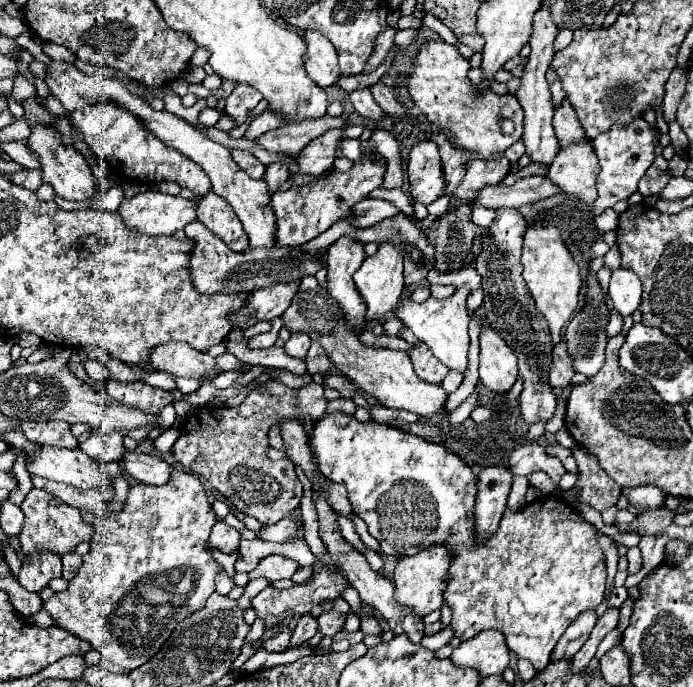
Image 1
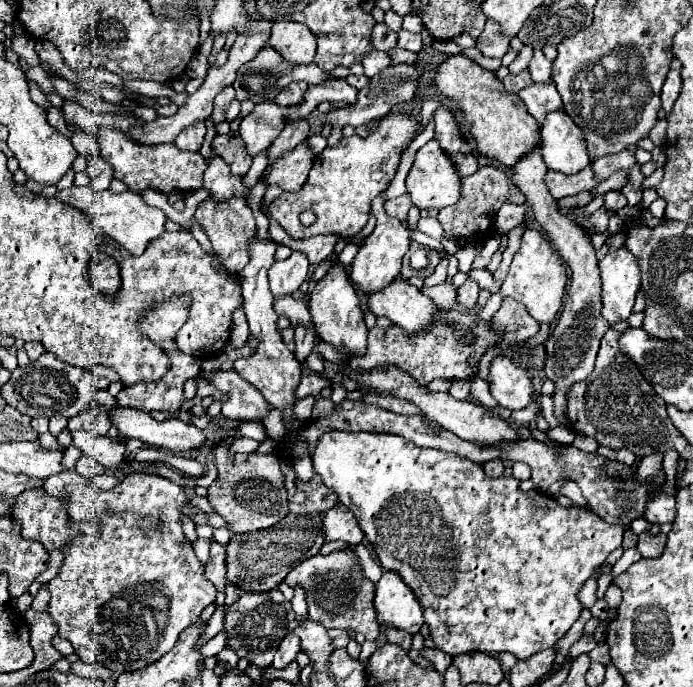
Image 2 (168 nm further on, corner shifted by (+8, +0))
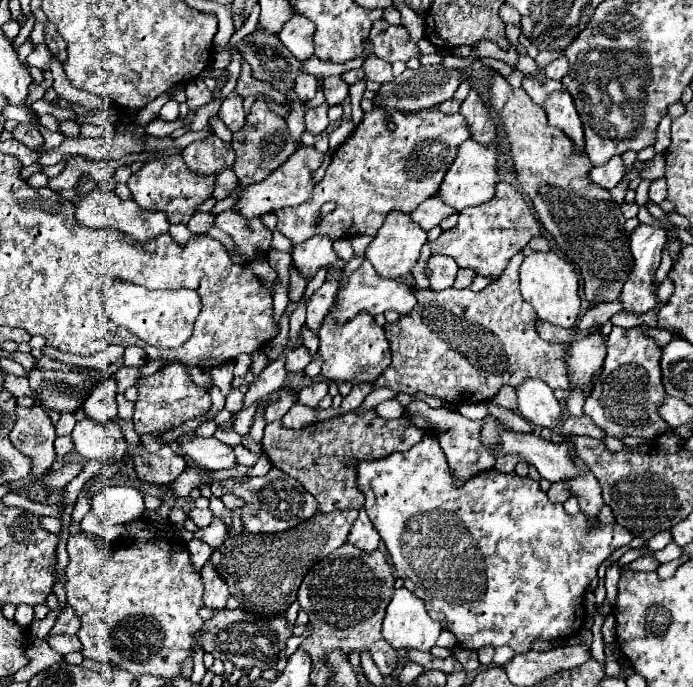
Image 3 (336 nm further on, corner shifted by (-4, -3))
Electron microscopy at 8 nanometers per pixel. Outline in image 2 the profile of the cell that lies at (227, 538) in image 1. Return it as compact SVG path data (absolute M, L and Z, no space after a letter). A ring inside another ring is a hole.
M212 540L212 544L210 544L210 560L208 560L204 572L206 572L206 578L216 586L216 590L224 590L226 584L228 584L224 556L226 556L224 544L218 544L216 540Z

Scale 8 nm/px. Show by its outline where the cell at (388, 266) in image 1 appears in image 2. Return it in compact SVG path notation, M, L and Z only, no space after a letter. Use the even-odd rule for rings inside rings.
M384 192L380 196L376 196L376 200L372 200L372 214L376 216L376 228L366 238L366 242L360 246L360 252L356 254L352 268L350 268L350 278L358 286L360 294L364 294L364 296L372 296L372 292L384 290L388 284L392 284L392 280L398 278L402 256L408 252L408 244L410 244L408 230L402 226L400 220L390 218L384 212L382 204L384 204Z

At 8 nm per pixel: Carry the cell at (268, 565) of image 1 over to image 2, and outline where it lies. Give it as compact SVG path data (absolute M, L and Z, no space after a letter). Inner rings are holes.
M336 550L328 556L312 556L292 568L284 580L288 586L304 586L308 602L308 618L320 622L324 628L354 628L362 632L368 640L376 640L380 624L374 610L374 584L362 574L358 558L352 550Z

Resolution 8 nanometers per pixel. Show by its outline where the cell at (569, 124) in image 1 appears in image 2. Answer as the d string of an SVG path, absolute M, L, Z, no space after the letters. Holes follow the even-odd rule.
M552 82L550 84L530 84L524 90L520 90L518 96L528 106L528 112L536 118L540 126L544 126L548 112L562 110L562 98Z

